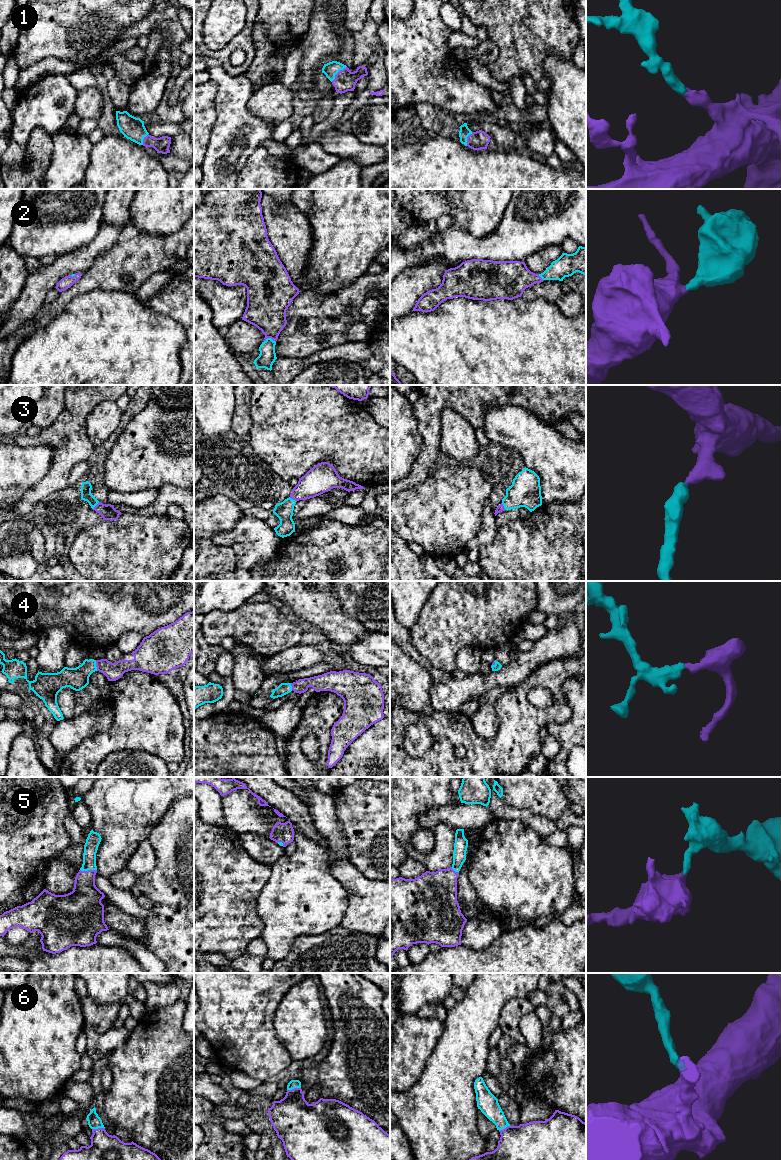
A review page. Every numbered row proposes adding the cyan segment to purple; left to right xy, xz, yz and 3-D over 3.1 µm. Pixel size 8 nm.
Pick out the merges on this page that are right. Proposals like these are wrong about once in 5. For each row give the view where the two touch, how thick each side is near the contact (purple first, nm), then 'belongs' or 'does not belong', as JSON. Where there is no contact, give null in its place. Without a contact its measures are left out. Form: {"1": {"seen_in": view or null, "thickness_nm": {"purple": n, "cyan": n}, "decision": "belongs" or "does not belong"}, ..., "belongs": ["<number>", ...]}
{"1": {"seen_in": "xz", "thickness_nm": {"purple": 170, "cyan": 120}, "decision": "belongs"}, "2": {"seen_in": "xz", "thickness_nm": {"purple": 320, "cyan": 140}, "decision": "belongs"}, "3": {"seen_in": "xy", "thickness_nm": {"purple": 120, "cyan": 90}, "decision": "belongs"}, "4": {"seen_in": "xy", "thickness_nm": {"purple": 140, "cyan": 180}, "decision": "belongs"}, "5": {"seen_in": "xy", "thickness_nm": {"purple": 260, "cyan": 120}, "decision": "belongs"}, "6": {"seen_in": "xz", "thickness_nm": {"purple": 340, "cyan": 70}, "decision": "belongs"}, "belongs": ["1", "2", "3", "4", "5", "6"]}

